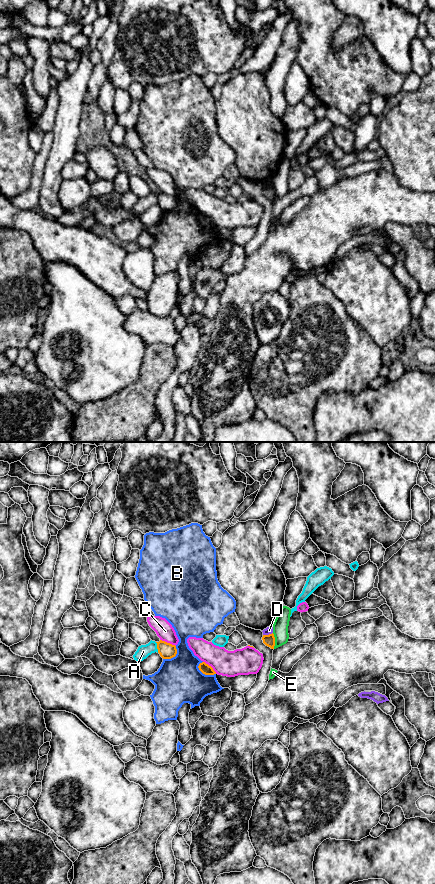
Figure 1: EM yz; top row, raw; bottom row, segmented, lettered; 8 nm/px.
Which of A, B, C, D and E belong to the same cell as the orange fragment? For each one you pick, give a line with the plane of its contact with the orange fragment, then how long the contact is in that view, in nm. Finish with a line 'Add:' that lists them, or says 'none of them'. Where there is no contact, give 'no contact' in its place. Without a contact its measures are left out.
Add: none of them

